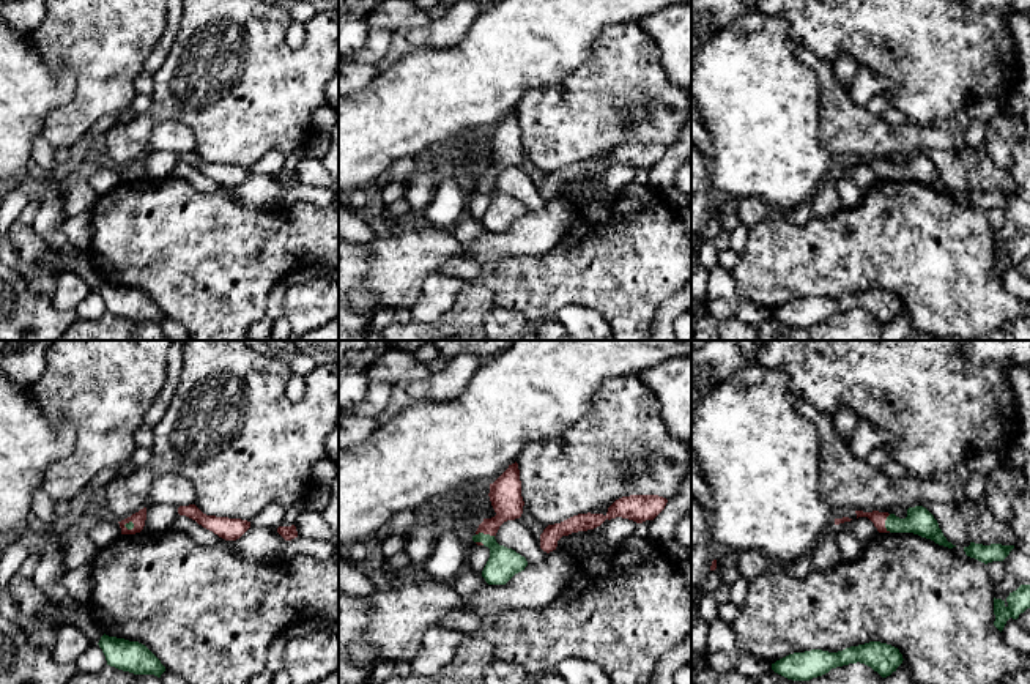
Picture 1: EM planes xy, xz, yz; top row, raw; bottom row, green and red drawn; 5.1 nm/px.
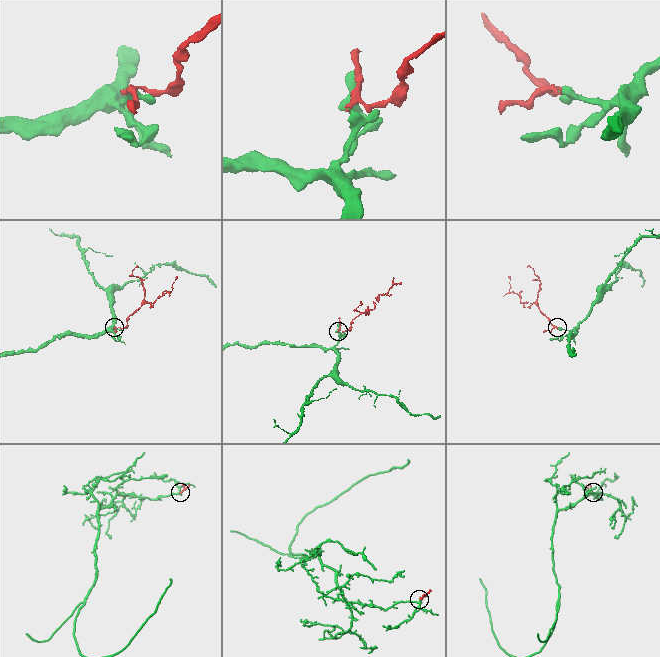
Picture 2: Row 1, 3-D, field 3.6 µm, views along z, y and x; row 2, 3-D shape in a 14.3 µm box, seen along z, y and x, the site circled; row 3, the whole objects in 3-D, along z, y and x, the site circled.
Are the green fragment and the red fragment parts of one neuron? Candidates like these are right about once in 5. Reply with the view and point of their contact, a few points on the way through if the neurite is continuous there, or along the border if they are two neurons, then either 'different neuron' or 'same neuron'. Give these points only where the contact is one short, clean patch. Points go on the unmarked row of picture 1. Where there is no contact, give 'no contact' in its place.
contact yz (885, 170); way yz (918, 167), (912, 170), (885, 170), (876, 164); same neuron

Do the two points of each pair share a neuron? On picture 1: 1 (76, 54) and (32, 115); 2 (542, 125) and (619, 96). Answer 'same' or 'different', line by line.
1: different
2: same

